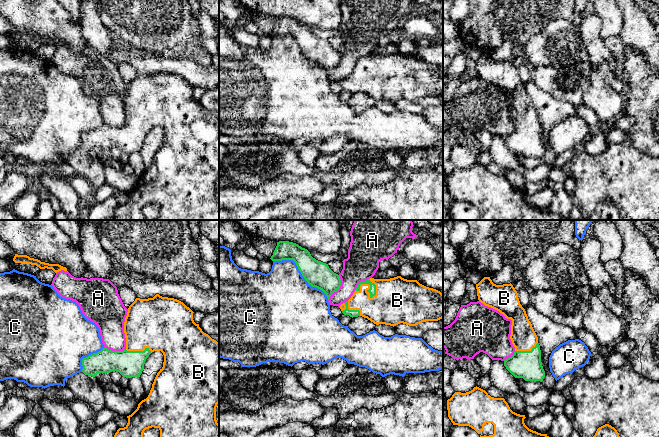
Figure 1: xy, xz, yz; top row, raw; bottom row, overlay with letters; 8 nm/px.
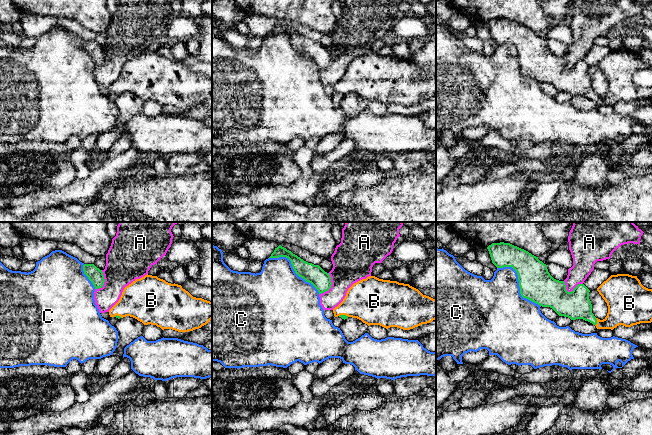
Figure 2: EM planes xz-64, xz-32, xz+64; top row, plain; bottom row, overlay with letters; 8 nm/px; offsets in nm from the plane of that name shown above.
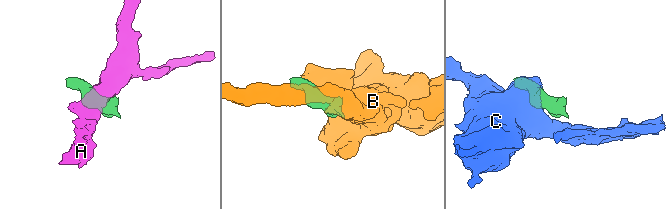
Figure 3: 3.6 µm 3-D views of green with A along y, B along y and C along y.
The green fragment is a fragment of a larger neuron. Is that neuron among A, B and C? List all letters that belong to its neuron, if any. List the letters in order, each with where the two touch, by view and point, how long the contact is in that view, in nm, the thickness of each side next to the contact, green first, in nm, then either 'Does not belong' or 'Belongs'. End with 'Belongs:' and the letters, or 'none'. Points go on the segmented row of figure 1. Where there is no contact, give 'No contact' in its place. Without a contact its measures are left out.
A: Touches green at xz (338, 288). Shared border 220 nm. Thickness 200 nm (green) against 240 nm. Does not belong
B: Touches green at xz (369, 289). Shared border 180 nm. Thickness 60 nm (green) against 360 nm. Belongs
C: Touches green at xz (301, 273). Shared border 550 nm. Thickness 200 nm (green) against 460 nm. Does not belong
Belongs: B

